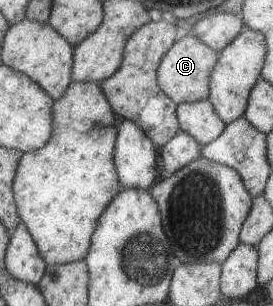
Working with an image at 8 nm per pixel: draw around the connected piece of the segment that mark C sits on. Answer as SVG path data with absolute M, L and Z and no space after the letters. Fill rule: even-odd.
M191 32L175 41L157 69L157 84L161 92L173 103L193 103L208 100L208 86L218 53L201 43Z

